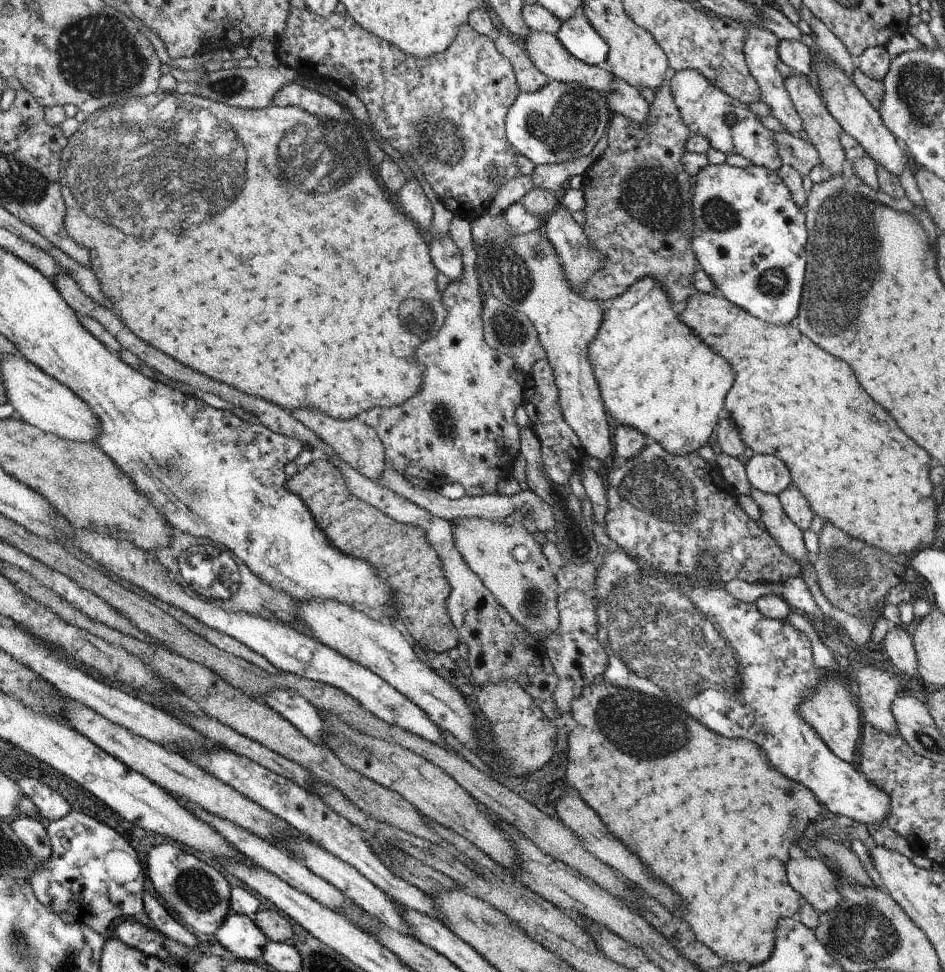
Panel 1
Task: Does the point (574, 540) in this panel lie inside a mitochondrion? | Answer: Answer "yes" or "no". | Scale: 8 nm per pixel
yes

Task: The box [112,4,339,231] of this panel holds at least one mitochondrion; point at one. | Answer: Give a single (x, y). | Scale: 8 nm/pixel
(230, 86)

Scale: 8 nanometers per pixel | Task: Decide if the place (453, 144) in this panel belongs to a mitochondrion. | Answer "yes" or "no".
yes

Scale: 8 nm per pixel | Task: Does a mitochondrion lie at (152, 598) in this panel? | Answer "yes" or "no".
no

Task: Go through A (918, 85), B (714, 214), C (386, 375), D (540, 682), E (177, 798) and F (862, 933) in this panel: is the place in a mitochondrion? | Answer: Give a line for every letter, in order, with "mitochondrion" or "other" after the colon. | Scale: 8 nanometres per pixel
A: mitochondrion
B: mitochondrion
C: other
D: other
E: other
F: mitochondrion

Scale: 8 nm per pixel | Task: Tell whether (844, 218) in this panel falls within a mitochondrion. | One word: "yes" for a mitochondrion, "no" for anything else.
yes

